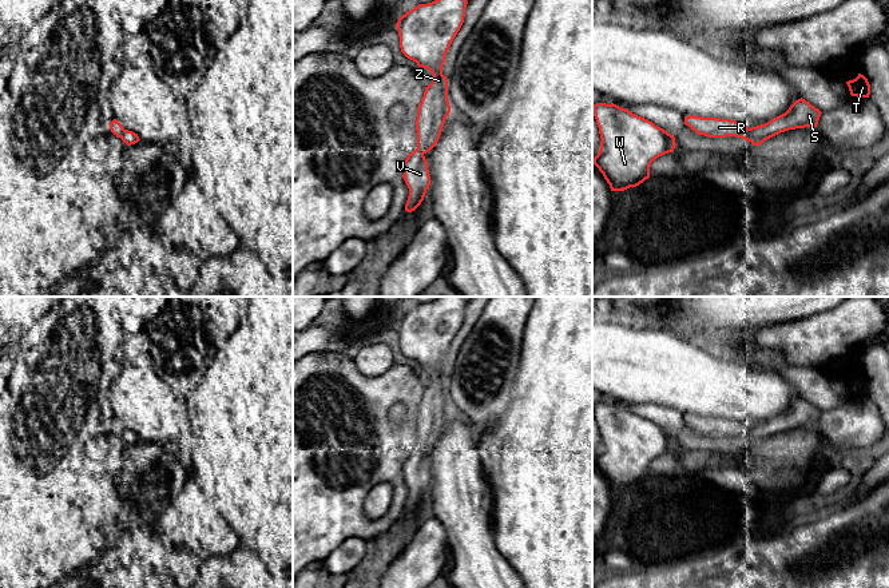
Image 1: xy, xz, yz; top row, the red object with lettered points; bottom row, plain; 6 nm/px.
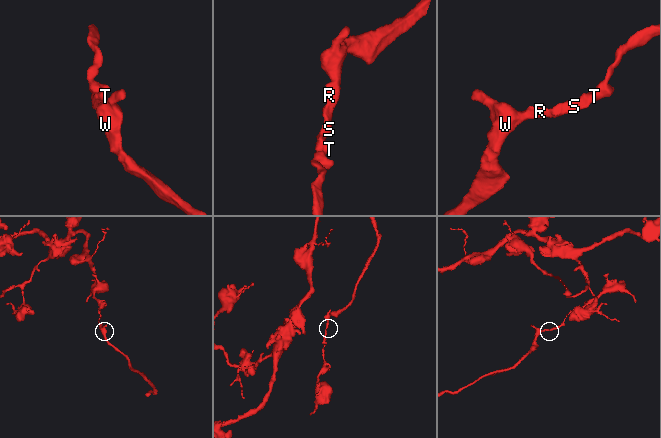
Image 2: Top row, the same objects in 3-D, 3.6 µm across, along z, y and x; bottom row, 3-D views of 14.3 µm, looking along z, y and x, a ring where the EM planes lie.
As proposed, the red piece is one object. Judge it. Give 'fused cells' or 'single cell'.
single cell

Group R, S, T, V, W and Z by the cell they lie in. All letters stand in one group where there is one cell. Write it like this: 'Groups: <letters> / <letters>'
Groups: R S T V W Z

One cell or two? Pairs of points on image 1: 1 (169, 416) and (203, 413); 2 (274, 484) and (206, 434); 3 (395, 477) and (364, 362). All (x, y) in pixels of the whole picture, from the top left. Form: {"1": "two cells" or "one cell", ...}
{"1": "two cells", "2": "one cell", "3": "two cells"}

